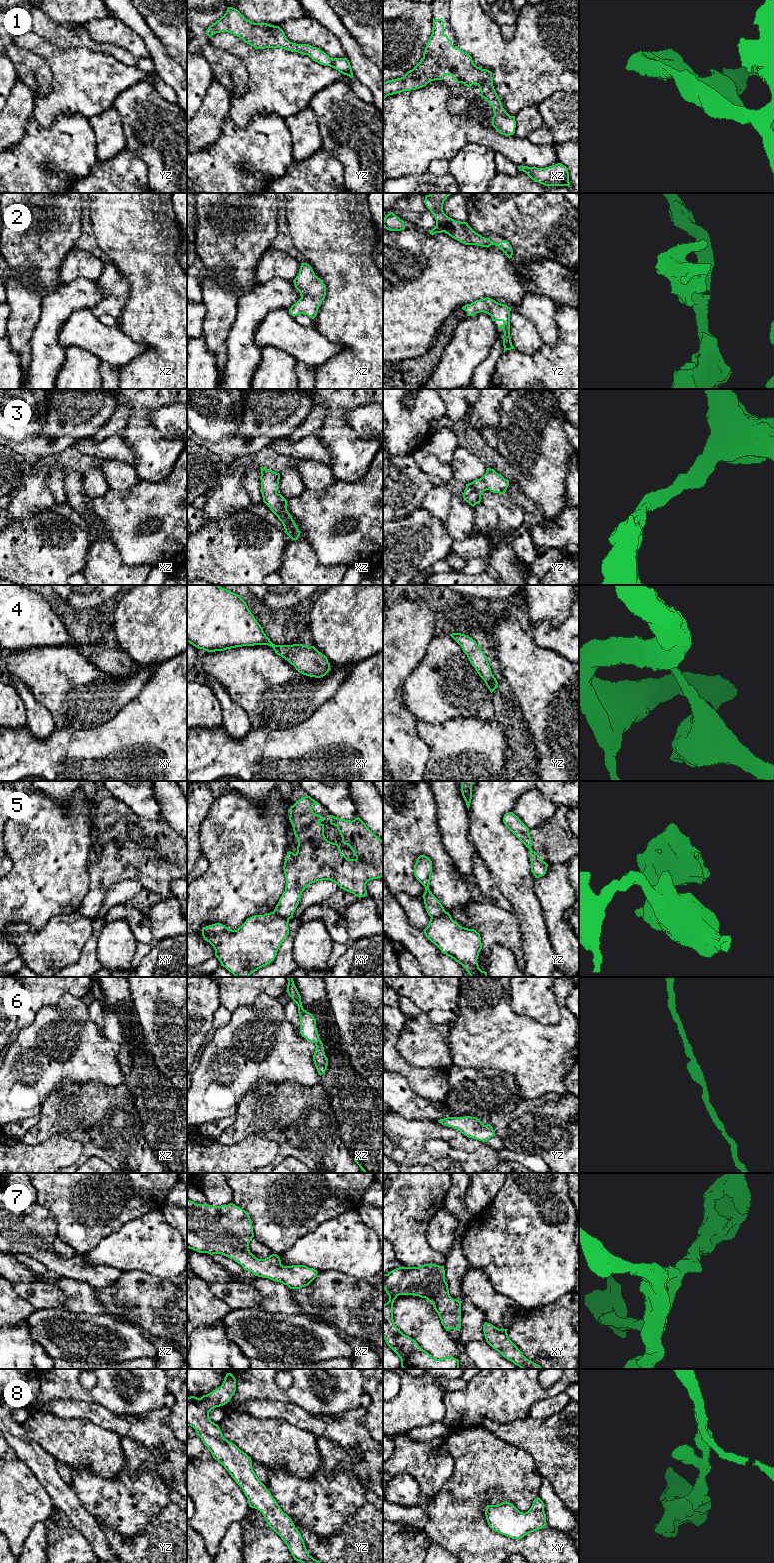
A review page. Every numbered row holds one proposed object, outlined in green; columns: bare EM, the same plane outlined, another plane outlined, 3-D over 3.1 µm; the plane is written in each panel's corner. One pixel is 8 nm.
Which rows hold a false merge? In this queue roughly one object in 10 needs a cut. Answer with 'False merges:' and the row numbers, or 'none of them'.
False merges: 5

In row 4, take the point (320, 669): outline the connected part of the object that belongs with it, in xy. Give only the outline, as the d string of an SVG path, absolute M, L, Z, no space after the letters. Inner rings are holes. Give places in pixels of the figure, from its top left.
M187 585L187 642L207 652L242 646L268 645L303 675L321 678L330 670L327 657L314 646L273 644L245 601L238 594L219 585Z

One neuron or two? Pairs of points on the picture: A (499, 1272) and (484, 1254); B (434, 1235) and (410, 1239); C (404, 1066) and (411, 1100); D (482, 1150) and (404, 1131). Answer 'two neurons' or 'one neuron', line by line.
A: one neuron
B: two neurons
C: two neurons
D: one neuron

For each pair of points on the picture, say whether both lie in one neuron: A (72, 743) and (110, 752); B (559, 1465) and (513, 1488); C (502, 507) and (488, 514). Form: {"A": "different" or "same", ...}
{"A": "same", "B": "different", "C": "different"}

